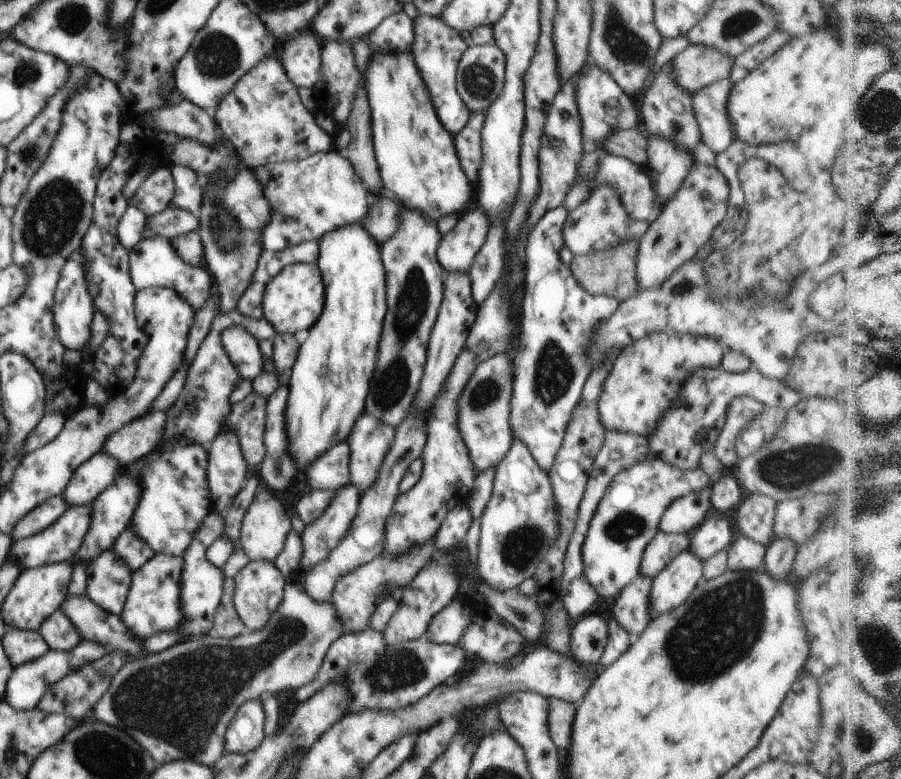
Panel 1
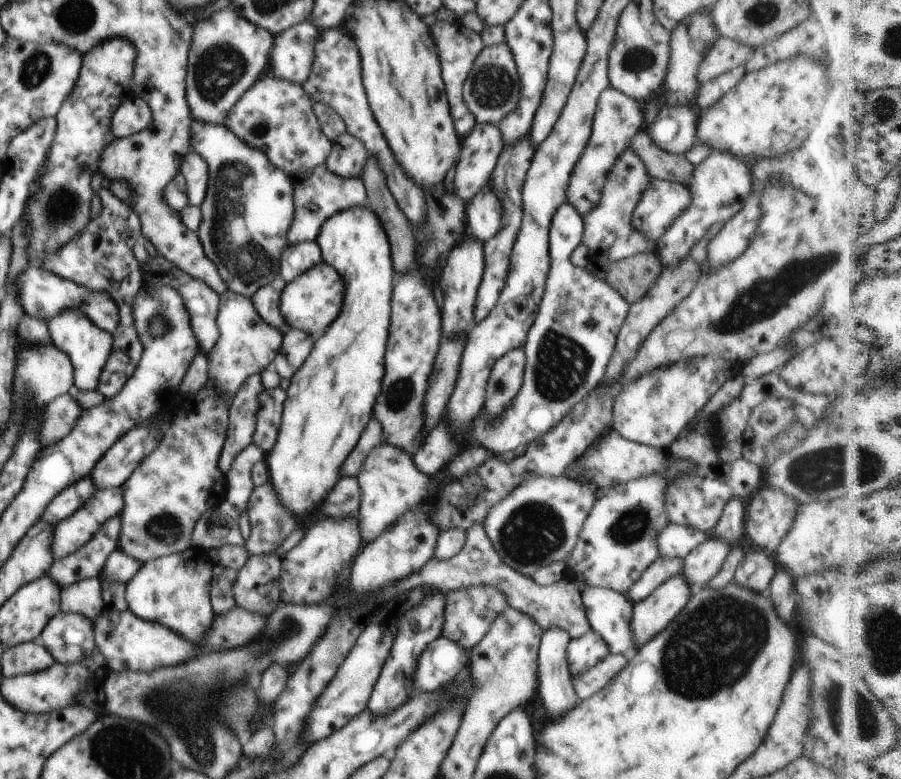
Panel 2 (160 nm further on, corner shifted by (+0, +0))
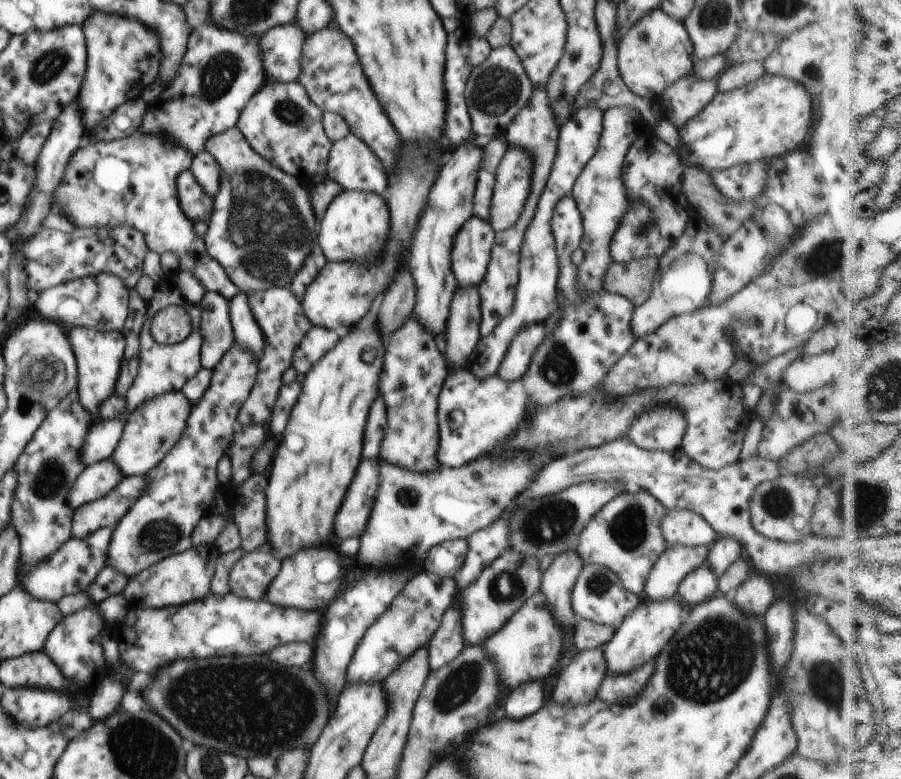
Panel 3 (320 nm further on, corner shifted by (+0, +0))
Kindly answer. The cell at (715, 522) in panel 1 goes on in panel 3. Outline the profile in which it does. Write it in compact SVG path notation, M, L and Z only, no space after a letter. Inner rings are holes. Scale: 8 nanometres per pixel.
M707 563L696 566L696 570L688 572L680 582L677 598L680 598L687 609L710 600L718 593L718 576L710 570Z

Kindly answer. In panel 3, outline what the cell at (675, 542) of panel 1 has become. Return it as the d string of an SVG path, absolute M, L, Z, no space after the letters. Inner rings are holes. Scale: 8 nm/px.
M670 510L660 530L667 546L711 546L719 535L700 514L692 510Z

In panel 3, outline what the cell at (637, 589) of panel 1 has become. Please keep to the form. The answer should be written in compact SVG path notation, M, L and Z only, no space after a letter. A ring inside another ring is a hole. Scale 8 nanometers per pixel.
M669 546L648 572L644 593L651 600L666 600L677 595L680 582L696 566L707 561L709 546Z

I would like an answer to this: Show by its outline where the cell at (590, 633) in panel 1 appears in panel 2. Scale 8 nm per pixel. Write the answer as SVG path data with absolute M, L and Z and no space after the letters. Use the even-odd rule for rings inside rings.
M588 630L581 638L571 638L568 642L567 662L569 674L578 676L602 662L609 656L606 642L592 630Z

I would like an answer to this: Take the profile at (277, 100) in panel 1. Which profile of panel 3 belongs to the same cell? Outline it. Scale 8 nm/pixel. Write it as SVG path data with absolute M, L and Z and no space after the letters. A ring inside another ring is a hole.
M266 80L240 112L236 128L248 145L272 166L306 183L312 174L327 173L327 161L333 142L322 127L322 110L308 98L300 82L280 83Z

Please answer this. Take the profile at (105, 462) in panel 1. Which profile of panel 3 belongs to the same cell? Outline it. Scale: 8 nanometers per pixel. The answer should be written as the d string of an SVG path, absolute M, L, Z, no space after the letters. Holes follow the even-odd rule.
M182 391L156 396L144 402L144 406L138 406L136 412L126 420L122 437L111 457L112 462L120 466L126 477L138 476L138 474L142 476L150 472L154 466L158 466L158 462L162 462L168 450L184 434L190 406L191 403L186 400Z

